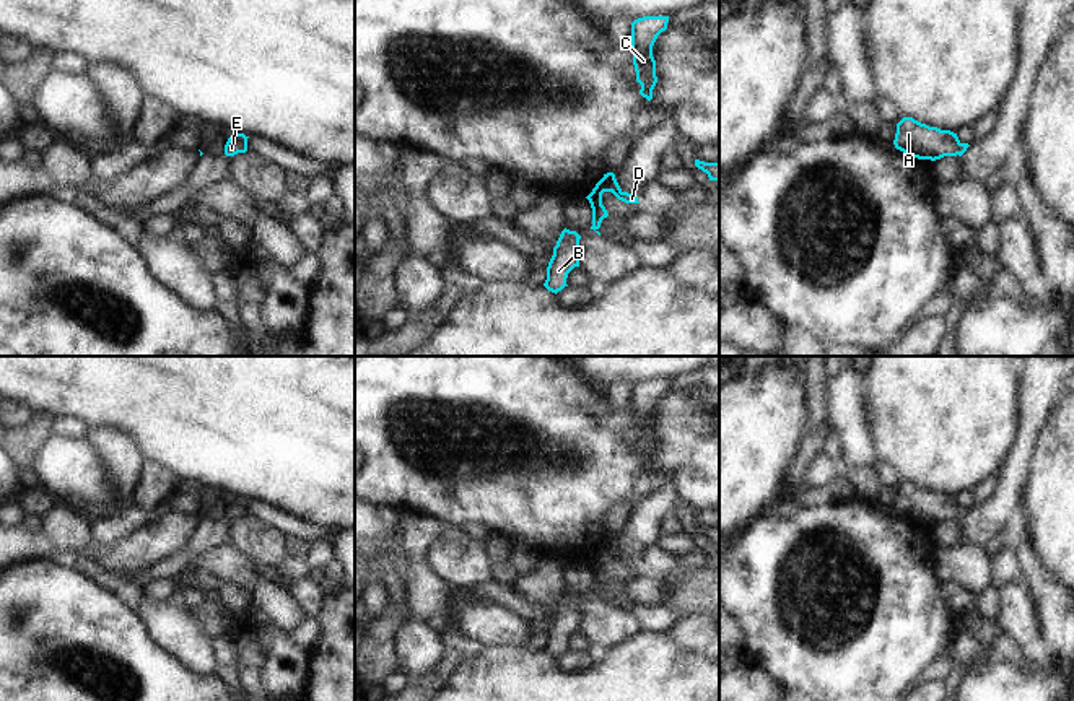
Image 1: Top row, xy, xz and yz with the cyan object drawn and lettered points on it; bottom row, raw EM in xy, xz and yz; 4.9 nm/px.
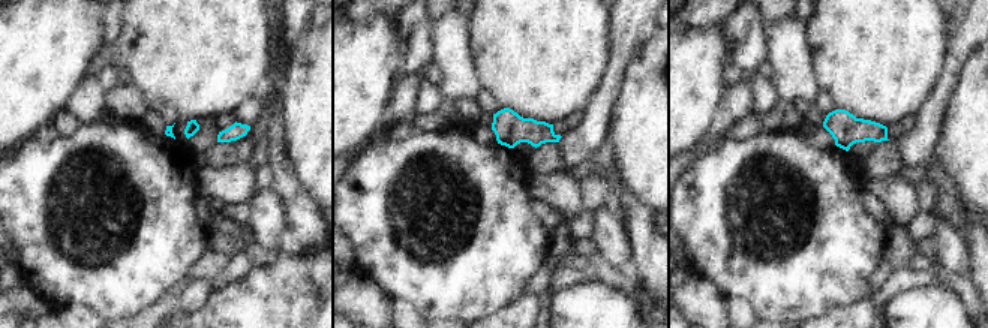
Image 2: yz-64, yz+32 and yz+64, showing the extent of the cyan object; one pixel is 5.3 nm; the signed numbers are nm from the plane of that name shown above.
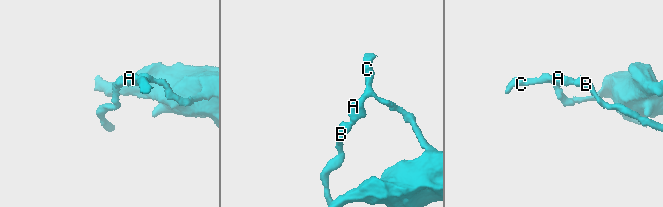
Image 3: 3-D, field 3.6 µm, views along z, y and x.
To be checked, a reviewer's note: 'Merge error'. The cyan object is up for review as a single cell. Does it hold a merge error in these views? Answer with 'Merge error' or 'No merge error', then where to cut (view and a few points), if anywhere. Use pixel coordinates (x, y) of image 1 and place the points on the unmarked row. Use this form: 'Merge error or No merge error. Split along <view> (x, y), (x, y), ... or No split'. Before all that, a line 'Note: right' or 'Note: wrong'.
Note: wrong
No merge error. No split

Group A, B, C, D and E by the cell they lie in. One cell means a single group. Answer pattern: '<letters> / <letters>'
A B C D E

